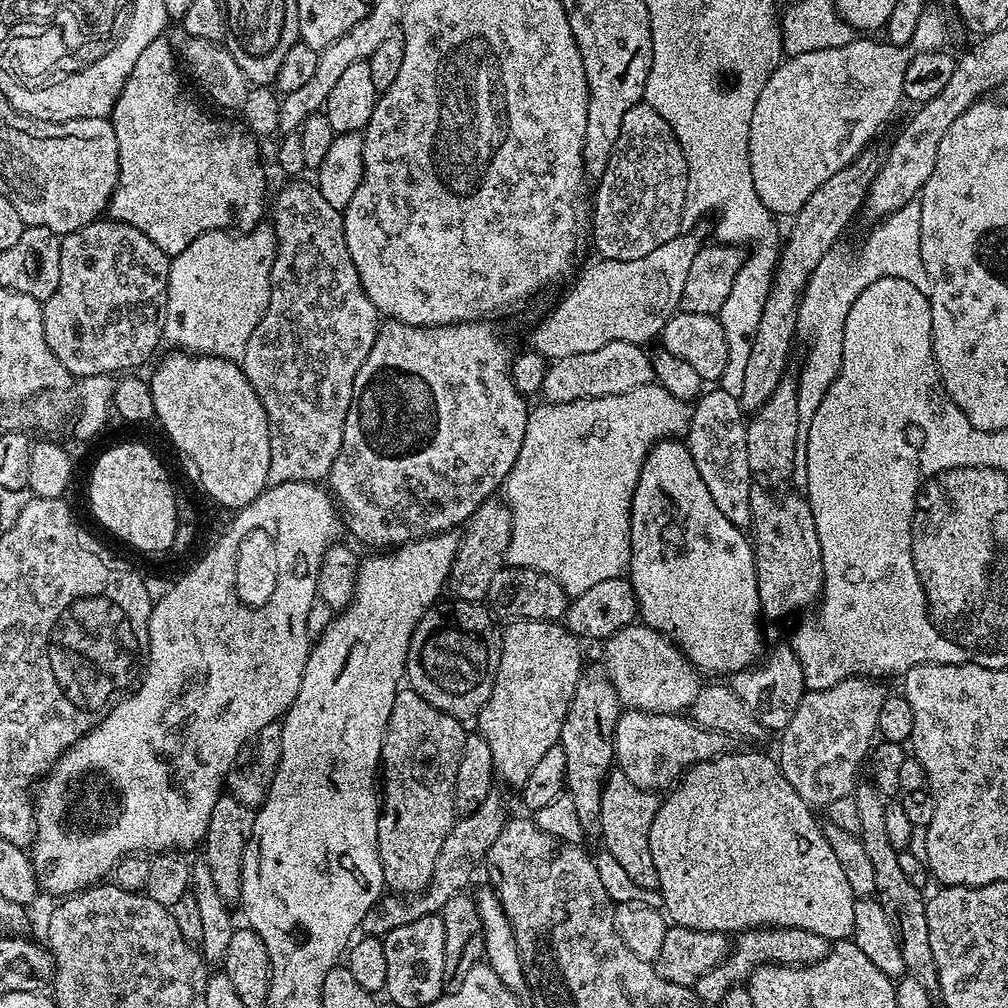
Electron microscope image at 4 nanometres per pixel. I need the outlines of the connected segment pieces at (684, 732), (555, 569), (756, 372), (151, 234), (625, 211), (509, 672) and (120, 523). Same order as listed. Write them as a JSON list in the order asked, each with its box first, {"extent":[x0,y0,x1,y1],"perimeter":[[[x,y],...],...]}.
[{"extent":[614,710,730,793],"perimeter":[[[624,710],[621,711],[616,723],[616,733],[614,734],[616,758],[614,764],[619,772],[626,774],[626,778],[630,778],[630,782],[634,782],[634,786],[645,788],[648,792],[659,793],[660,788],[664,788],[663,790],[671,789],[689,768],[704,760],[713,760],[716,756],[723,756],[725,752],[729,751],[729,748],[730,737],[698,727],[692,723],[687,715],[671,712]]]},{"extent":[502,382,689,598],"perimeter":[[[655,382],[638,386],[626,394],[575,400],[565,404],[540,402],[537,408],[535,405],[528,413],[526,438],[522,438],[522,450],[518,450],[518,462],[514,462],[510,474],[504,479],[502,485],[502,496],[512,515],[512,537],[506,550],[507,563],[513,568],[538,570],[542,574],[554,578],[554,582],[558,582],[558,586],[562,586],[562,590],[569,598],[578,594],[586,594],[586,590],[590,590],[590,586],[595,586],[598,582],[606,582],[606,578],[624,576],[627,573],[628,559],[632,553],[632,547],[630,546],[630,510],[632,509],[634,490],[638,486],[638,478],[642,474],[642,466],[646,462],[648,452],[659,440],[683,437],[687,433],[689,419],[689,405],[685,401],[674,398],[674,394],[670,394],[670,390],[666,390],[661,384]]]},{"extent":[738,142,888,413],"perimeter":[[[880,142],[869,144],[860,152],[860,155],[854,158],[854,162],[850,162],[850,166],[838,170],[838,174],[834,174],[831,178],[826,178],[826,182],[822,182],[822,186],[818,186],[818,190],[814,190],[814,194],[810,194],[810,198],[806,198],[802,210],[798,210],[791,221],[793,224],[792,229],[788,232],[788,240],[786,236],[778,253],[776,270],[772,274],[770,294],[766,294],[766,306],[762,306],[762,322],[758,322],[754,350],[750,350],[750,358],[746,361],[746,371],[742,377],[742,394],[738,399],[745,413],[757,412],[766,402],[766,398],[770,398],[770,394],[774,394],[774,390],[778,388],[778,382],[789,371],[788,355],[792,352],[792,339],[797,339],[798,336],[800,300],[804,296],[804,287],[808,285],[808,279],[814,274],[818,262],[825,260],[831,248],[837,247],[836,239],[843,234],[844,227],[859,214],[860,208],[862,212],[870,186],[874,182],[878,170],[882,170],[882,162],[886,157],[888,157],[888,148],[885,145],[880,145]]]},{"extent":[106,38,268,258],"perimeter":[[[168,38],[150,42],[150,46],[146,46],[146,50],[142,50],[138,63],[134,65],[134,70],[130,70],[130,78],[126,78],[126,86],[122,86],[122,94],[118,94],[118,102],[114,102],[110,117],[114,126],[114,134],[118,134],[118,166],[120,169],[116,189],[106,209],[107,215],[113,220],[142,230],[142,234],[146,234],[146,238],[150,238],[150,242],[154,242],[154,246],[161,248],[169,258],[186,250],[186,246],[190,246],[190,242],[194,242],[194,238],[198,238],[203,232],[227,232],[229,230],[237,234],[249,232],[251,228],[255,228],[265,219],[266,200],[264,204],[264,195],[268,192],[268,184],[264,181],[264,168],[260,165],[262,157],[257,137],[239,123],[237,123],[238,125],[231,124],[228,120],[219,120],[218,117],[203,112],[199,102],[184,89],[183,79],[185,80],[185,77],[182,75],[182,68],[178,63],[178,52],[174,44],[171,44]]]},{"extent":[590,102,687,260],"perimeter":[[[643,102],[631,107],[622,118],[622,130],[618,130],[618,142],[614,142],[610,162],[595,185],[596,201],[593,199],[590,204],[590,244],[596,247],[595,255],[602,260],[643,258],[681,235],[687,181],[686,158],[666,118]]]},{"extent":[478,618,586,790],"perimeter":[[[512,618],[502,628],[502,650],[500,665],[494,682],[494,690],[482,706],[478,717],[478,735],[486,738],[490,746],[490,758],[493,759],[493,773],[500,776],[516,790],[523,789],[526,778],[530,778],[534,765],[546,755],[550,746],[559,744],[562,722],[566,718],[566,710],[570,706],[570,698],[574,698],[574,690],[578,686],[582,669],[586,661],[580,657],[581,641],[563,623],[555,620],[522,620]]]},{"extent":[88,444,177,552],"perimeter":[[[116,444],[102,453],[88,480],[88,500],[97,522],[130,547],[140,552],[171,549],[177,523],[174,480],[146,445]]]}]

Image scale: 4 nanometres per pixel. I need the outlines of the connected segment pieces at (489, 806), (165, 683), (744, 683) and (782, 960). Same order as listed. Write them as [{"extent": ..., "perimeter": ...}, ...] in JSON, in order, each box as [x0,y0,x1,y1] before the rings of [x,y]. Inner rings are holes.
[{"extent":[359,790,510,937],"perimeter":[[[494,790],[474,810],[474,814],[460,816],[456,825],[446,834],[446,842],[442,842],[442,854],[438,854],[438,862],[434,866],[434,874],[423,892],[413,895],[411,898],[401,898],[396,894],[385,894],[366,910],[366,918],[362,918],[359,931],[365,936],[384,937],[390,934],[390,930],[398,930],[398,926],[406,926],[406,922],[414,922],[414,918],[426,918],[435,916],[450,902],[450,898],[461,895],[464,888],[472,880],[476,867],[483,865],[488,858],[490,846],[494,846],[494,838],[502,834],[510,813],[506,805],[500,801],[499,791]]]},{"extent":[30,482,342,898],"perimeter":[[[286,482],[265,488],[264,493],[258,498],[254,498],[254,502],[250,502],[246,507],[239,509],[233,516],[236,517],[233,518],[232,525],[217,538],[216,545],[181,580],[179,578],[175,581],[172,591],[170,591],[170,594],[166,594],[166,598],[153,603],[150,622],[148,623],[146,667],[143,669],[142,679],[139,681],[138,687],[131,694],[125,695],[119,700],[108,711],[108,716],[97,722],[77,744],[71,744],[54,761],[52,767],[48,769],[35,789],[36,834],[30,845],[30,859],[37,885],[43,891],[45,888],[50,895],[56,896],[55,898],[72,896],[84,888],[90,888],[101,883],[107,877],[104,875],[107,872],[109,875],[115,869],[116,863],[126,856],[155,854],[165,850],[189,850],[188,848],[194,847],[195,844],[197,847],[203,841],[206,830],[210,826],[210,814],[214,811],[214,802],[218,802],[218,798],[225,791],[226,781],[233,771],[232,763],[239,758],[244,743],[247,740],[249,743],[266,726],[277,723],[294,702],[294,698],[298,694],[298,686],[302,686],[302,674],[306,670],[310,647],[306,618],[310,618],[310,606],[318,599],[316,587],[320,577],[322,558],[328,547],[339,537],[336,535],[342,532],[342,520],[338,515],[337,505],[334,503],[329,489],[319,483]],[[258,526],[268,528],[273,534],[278,534],[280,539],[280,564],[284,576],[280,576],[280,588],[276,588],[276,597],[272,599],[272,604],[268,604],[268,608],[264,608],[264,612],[242,614],[242,610],[238,610],[238,606],[234,606],[232,601],[232,587],[234,586],[232,551],[236,548],[236,540],[240,540],[240,536],[244,536],[244,532],[248,532],[248,528],[257,528]]]},{"extent":[730,643,806,734],"perimeter":[[[787,643],[778,645],[768,657],[766,656],[751,668],[733,672],[730,687],[734,690],[734,694],[738,694],[738,698],[742,698],[746,710],[754,714],[754,718],[762,727],[769,733],[780,734],[794,716],[806,691],[802,666],[794,650]]]},{"extent":[694,928,830,1006],"perimeter":[[[749,928],[747,932],[739,933],[737,942],[729,951],[728,957],[716,968],[710,969],[694,985],[696,996],[705,1000],[710,1006],[716,1006],[723,1001],[730,989],[743,985],[752,975],[755,968],[763,964],[782,964],[785,966],[803,966],[824,960],[828,953],[830,942],[822,938],[822,934],[810,934],[797,928]]]}]

